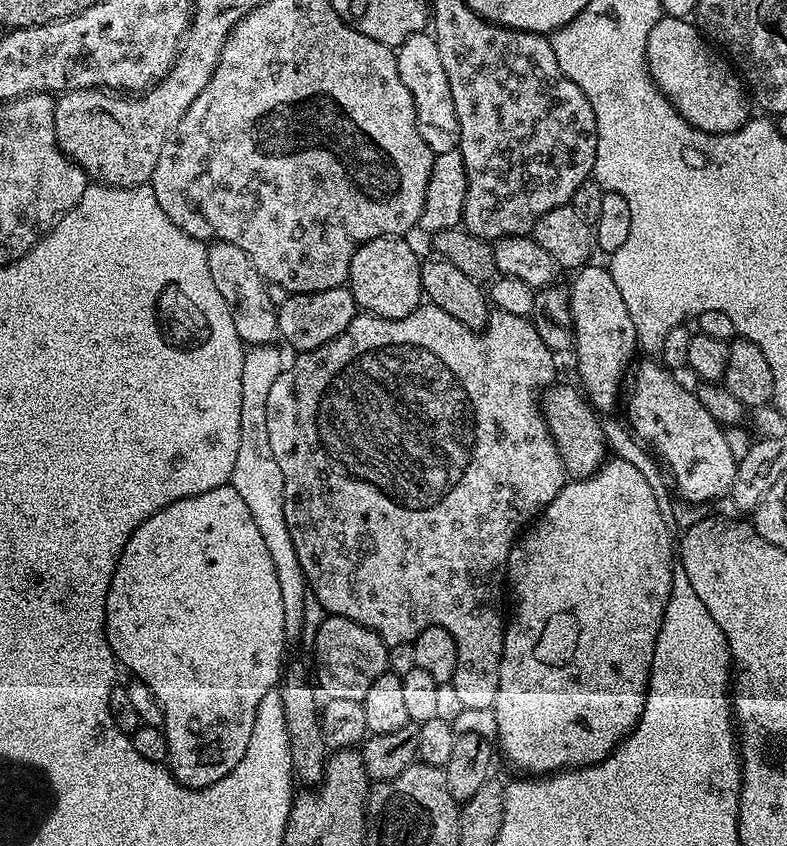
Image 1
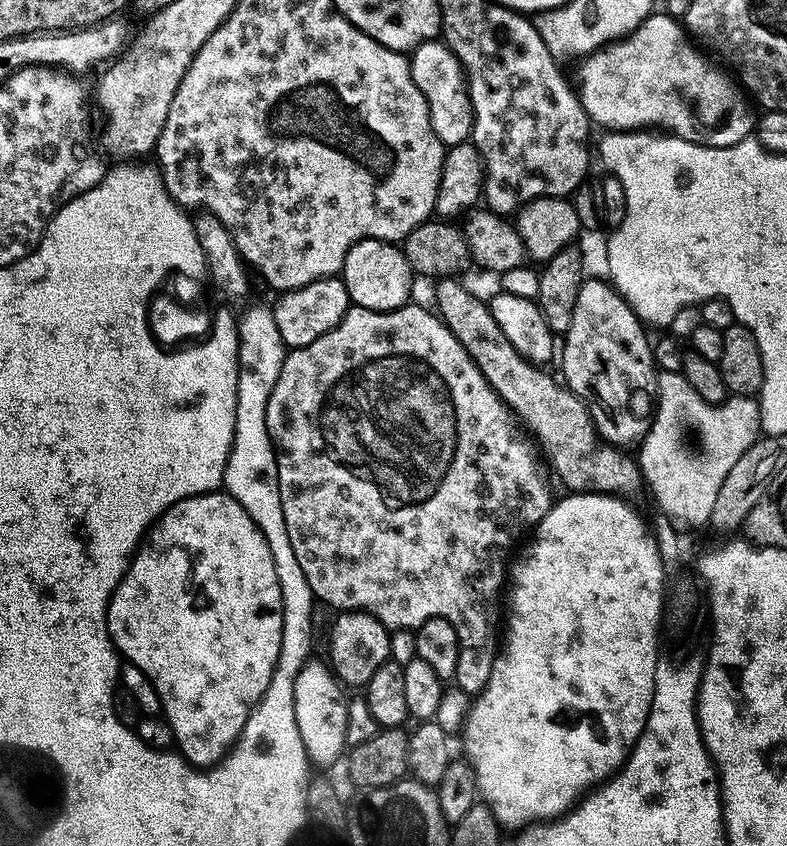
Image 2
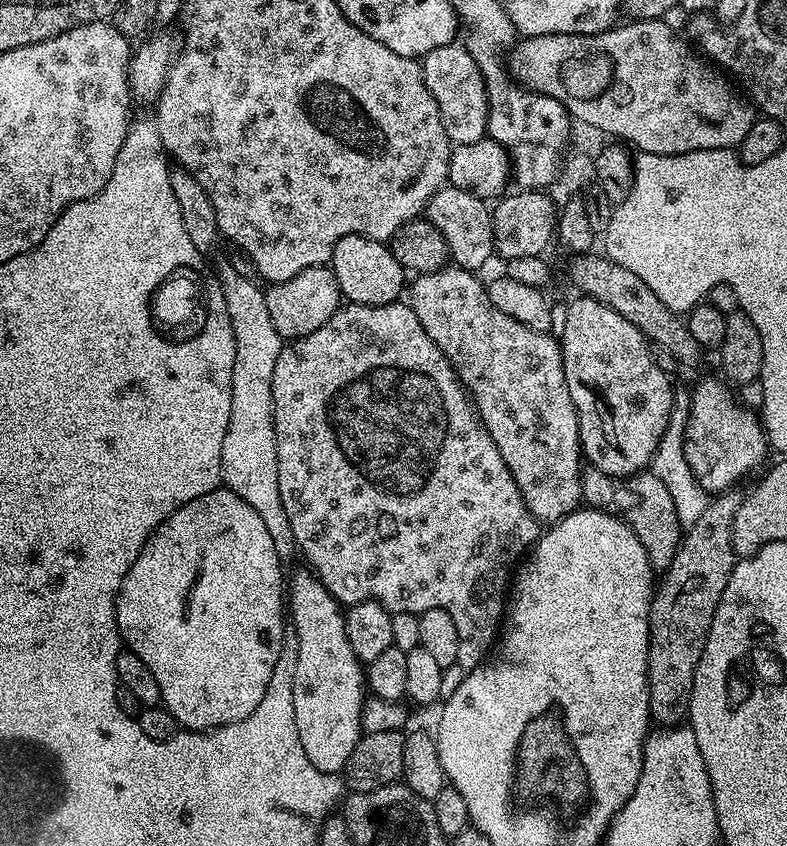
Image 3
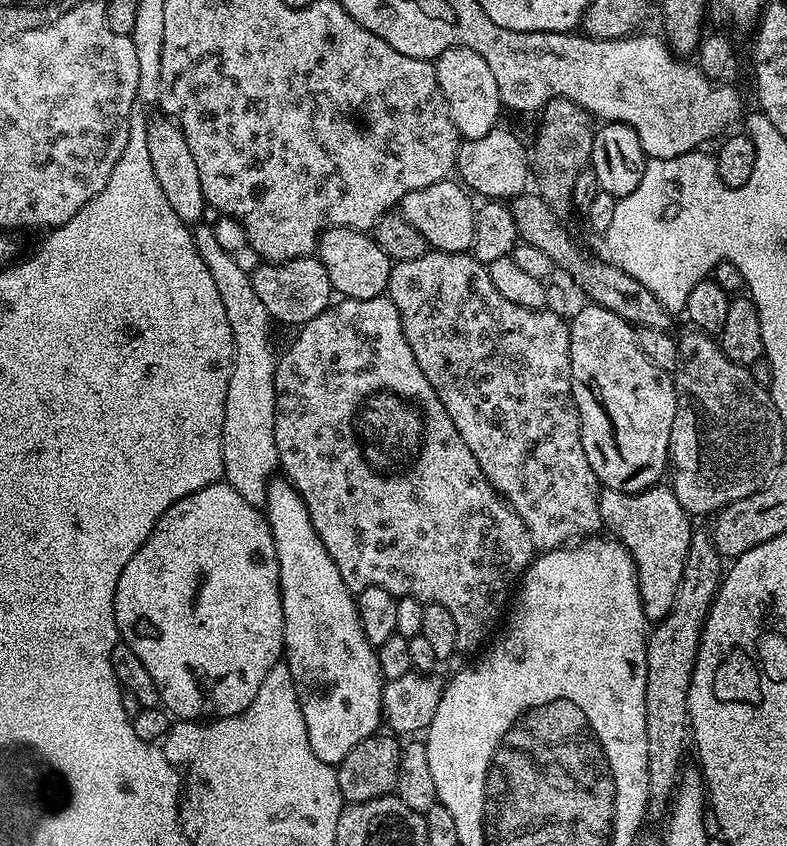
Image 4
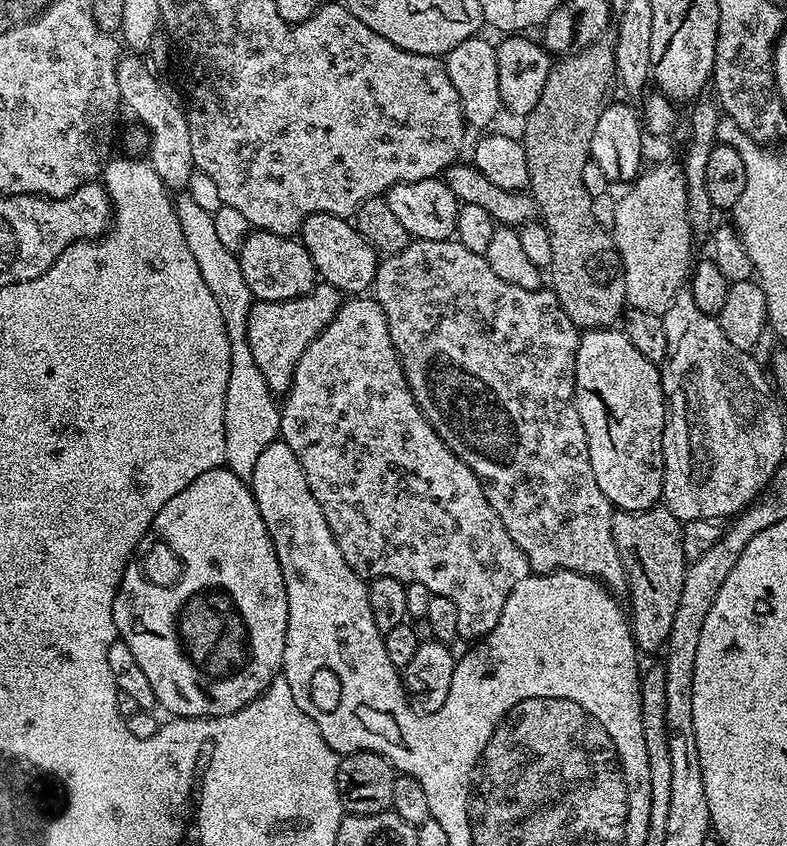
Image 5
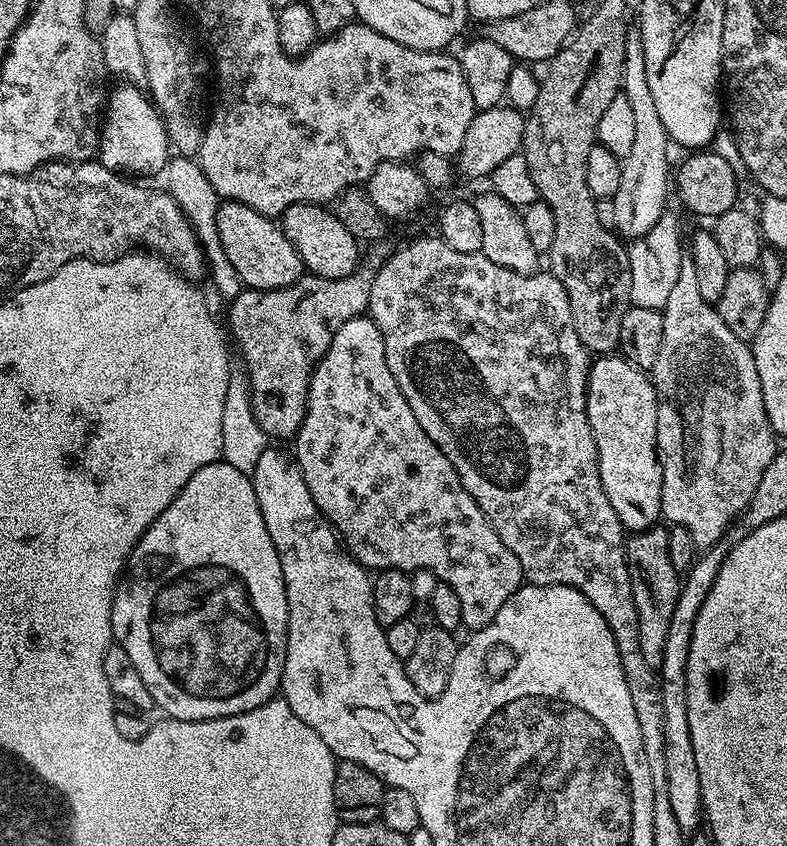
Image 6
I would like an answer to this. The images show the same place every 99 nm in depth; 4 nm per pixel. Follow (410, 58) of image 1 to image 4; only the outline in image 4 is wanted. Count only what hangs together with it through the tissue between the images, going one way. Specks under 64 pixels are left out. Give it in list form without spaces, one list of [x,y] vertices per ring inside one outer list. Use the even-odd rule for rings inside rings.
[[[451,48],[435,61],[438,86],[442,90],[442,98],[446,98],[446,106],[450,110],[450,118],[454,118],[454,126],[465,140],[482,138],[490,134],[500,123],[500,87],[494,78],[494,70],[486,66],[486,58],[469,48]]]

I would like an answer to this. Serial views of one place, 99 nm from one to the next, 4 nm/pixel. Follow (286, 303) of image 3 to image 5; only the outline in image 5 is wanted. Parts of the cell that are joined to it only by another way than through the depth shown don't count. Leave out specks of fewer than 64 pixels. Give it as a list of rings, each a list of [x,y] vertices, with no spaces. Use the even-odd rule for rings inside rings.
[[[252,230],[249,233],[244,245],[238,248],[238,259],[242,266],[242,275],[246,277],[246,286],[250,286],[256,300],[282,302],[298,298],[316,287],[318,283],[316,267],[299,239],[259,230]]]

